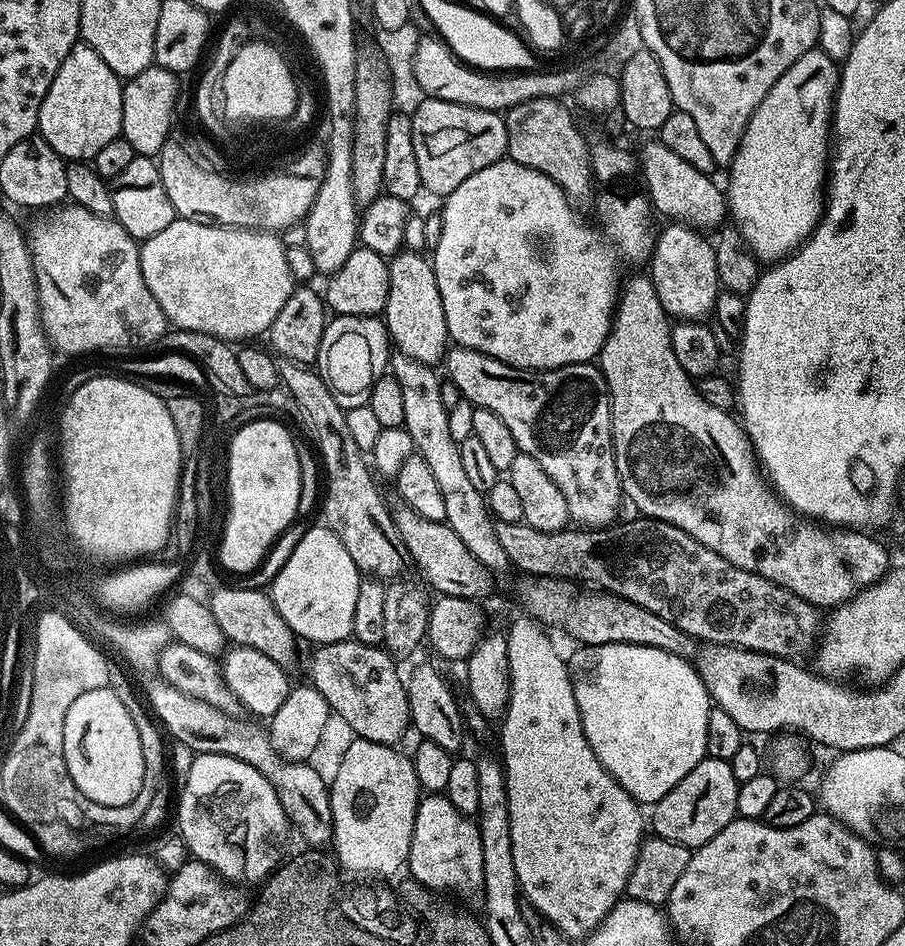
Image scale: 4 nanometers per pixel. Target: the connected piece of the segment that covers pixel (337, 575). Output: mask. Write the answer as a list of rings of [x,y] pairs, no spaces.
[[[319,527],[310,529],[293,546],[292,553],[277,570],[270,589],[274,606],[286,626],[290,626],[301,641],[309,640],[312,646],[347,640],[352,636],[354,606],[358,602],[358,586],[362,579],[354,558],[346,554],[346,546],[342,546],[331,528]]]

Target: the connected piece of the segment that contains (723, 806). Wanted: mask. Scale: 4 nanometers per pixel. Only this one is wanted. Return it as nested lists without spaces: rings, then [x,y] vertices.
[[[706,758],[666,794],[651,809],[650,828],[661,840],[669,840],[675,844],[686,846],[690,850],[701,848],[718,830],[722,830],[729,822],[737,819],[736,803],[738,802],[739,784],[734,778],[734,770],[730,770],[728,761]]]

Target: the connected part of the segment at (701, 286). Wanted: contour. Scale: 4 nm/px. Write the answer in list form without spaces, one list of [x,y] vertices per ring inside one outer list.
[[[684,222],[669,223],[669,228],[664,233],[657,235],[654,240],[654,247],[650,253],[652,260],[652,272],[650,279],[656,288],[658,302],[662,302],[665,312],[669,317],[677,318],[686,322],[696,322],[704,315],[707,317],[712,311],[716,296],[721,290],[720,279],[718,278],[718,266],[714,262],[713,241],[708,240],[703,231],[689,226]]]

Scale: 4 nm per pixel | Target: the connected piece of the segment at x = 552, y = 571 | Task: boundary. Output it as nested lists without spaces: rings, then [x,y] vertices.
[[[496,520],[496,537],[499,545],[506,553],[509,565],[513,569],[521,568],[529,577],[550,576],[553,578],[569,578],[581,576],[584,580],[592,580],[593,585],[606,590],[606,554],[592,553],[593,533],[588,530],[565,530],[562,532],[543,532],[534,530],[529,524]]]

